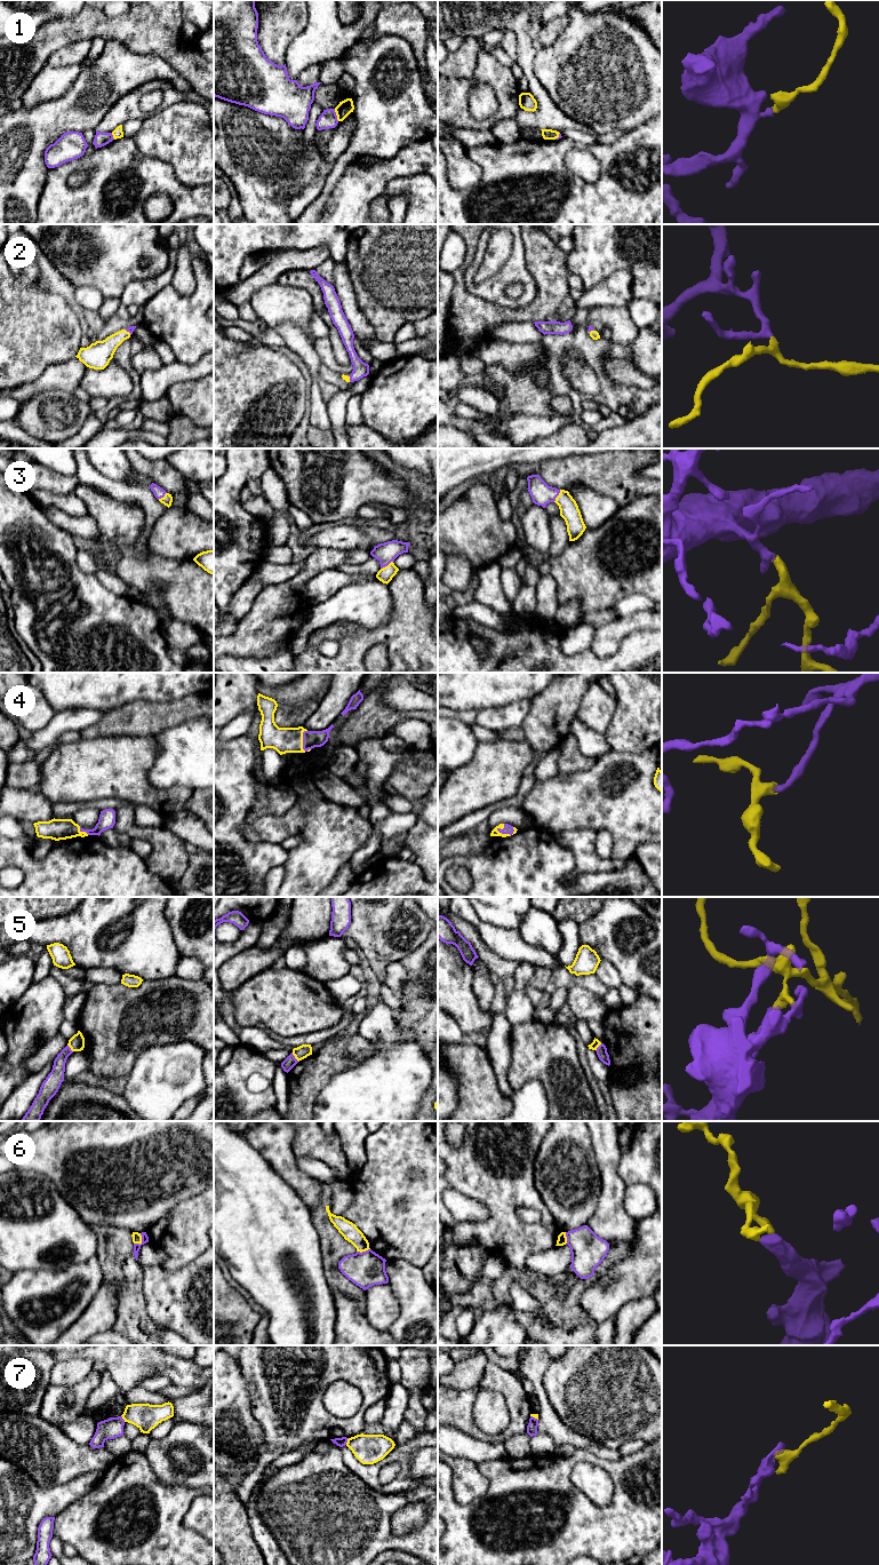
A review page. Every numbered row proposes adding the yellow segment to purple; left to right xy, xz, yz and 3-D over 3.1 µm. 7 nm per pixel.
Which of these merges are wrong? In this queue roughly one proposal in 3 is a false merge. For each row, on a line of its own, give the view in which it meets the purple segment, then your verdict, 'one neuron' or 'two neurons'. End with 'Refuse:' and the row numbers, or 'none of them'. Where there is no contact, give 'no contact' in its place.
1: xz | two neurons
2: xy | one neuron
3: xz | one neuron
4: yz | one neuron
5: xz | two neurons
6: xy | two neurons
7: xz | two neurons
Refuse: 1, 5, 6, 7

